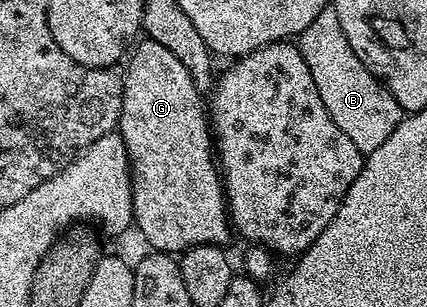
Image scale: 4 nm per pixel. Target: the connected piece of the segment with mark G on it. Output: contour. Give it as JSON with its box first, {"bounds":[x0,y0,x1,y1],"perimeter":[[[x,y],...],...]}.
{"bounds":[118,37,234,253],"perimeter":[[[147,37],[141,38],[140,44],[137,42],[131,48],[130,57],[132,60],[128,63],[128,71],[123,72],[124,92],[122,93],[122,109],[120,110],[120,122],[118,124],[118,134],[128,150],[128,169],[132,172],[132,218],[134,220],[135,230],[140,230],[144,234],[147,245],[154,251],[167,251],[169,253],[183,253],[190,250],[191,247],[198,245],[214,245],[215,247],[227,244],[228,238],[233,238],[234,228],[230,222],[230,216],[224,198],[224,189],[222,186],[222,176],[218,170],[217,160],[214,158],[214,139],[210,134],[210,119],[206,114],[206,103],[202,100],[202,92],[198,90],[186,66],[169,49],[160,45]]]}

